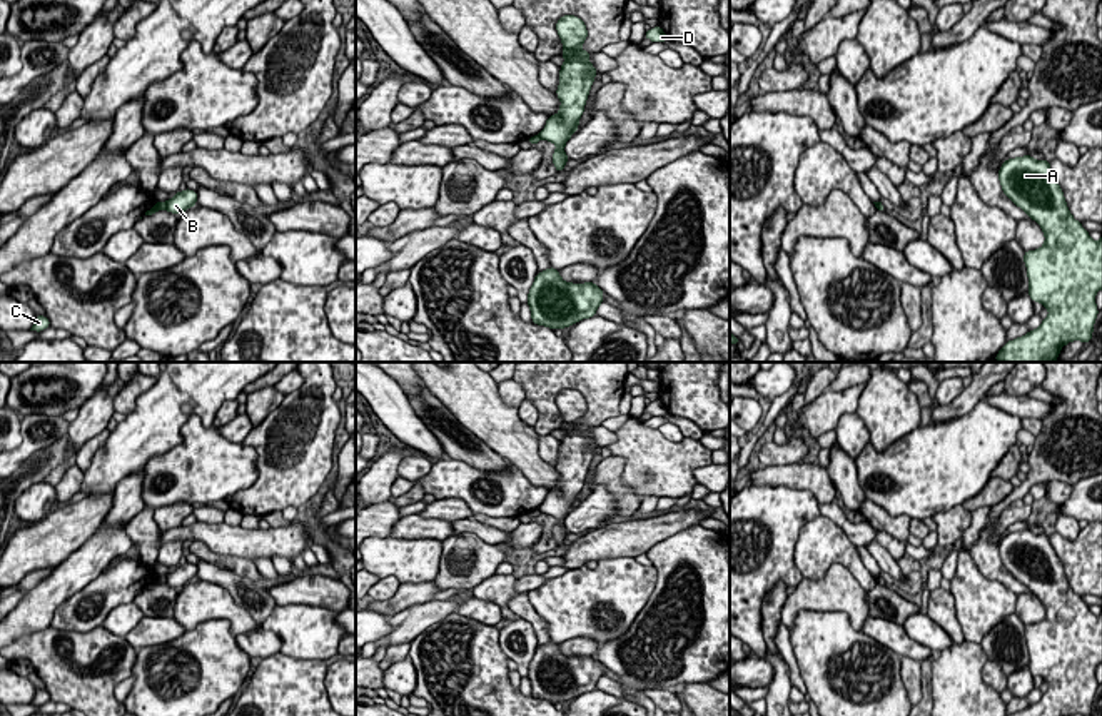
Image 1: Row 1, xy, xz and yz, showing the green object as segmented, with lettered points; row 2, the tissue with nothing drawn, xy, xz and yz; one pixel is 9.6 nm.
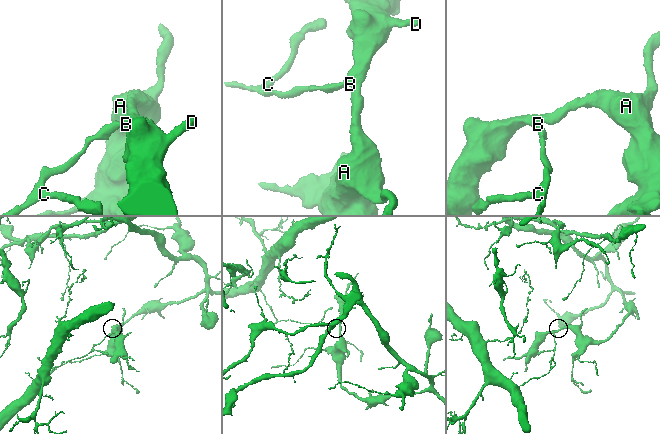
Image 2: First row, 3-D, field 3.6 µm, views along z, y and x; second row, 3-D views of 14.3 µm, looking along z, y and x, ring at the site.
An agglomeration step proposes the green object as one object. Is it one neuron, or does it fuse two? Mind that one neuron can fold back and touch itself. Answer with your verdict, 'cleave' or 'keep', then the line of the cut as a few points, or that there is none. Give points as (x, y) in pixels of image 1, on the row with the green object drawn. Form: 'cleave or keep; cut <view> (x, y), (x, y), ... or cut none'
cleave; cut xy (166, 202), (167, 209)

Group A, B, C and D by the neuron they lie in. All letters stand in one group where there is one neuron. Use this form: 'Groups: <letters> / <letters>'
Groups: A B D / C

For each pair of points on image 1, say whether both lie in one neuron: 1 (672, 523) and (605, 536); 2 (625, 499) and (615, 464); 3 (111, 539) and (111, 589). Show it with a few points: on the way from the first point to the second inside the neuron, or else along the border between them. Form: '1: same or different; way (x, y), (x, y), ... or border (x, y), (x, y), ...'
1: same; way (655, 529), (638, 536), (621, 536)
2: same; way (620, 491), (615, 486), (615, 473)
3: different; border (102, 569), (72, 594)

